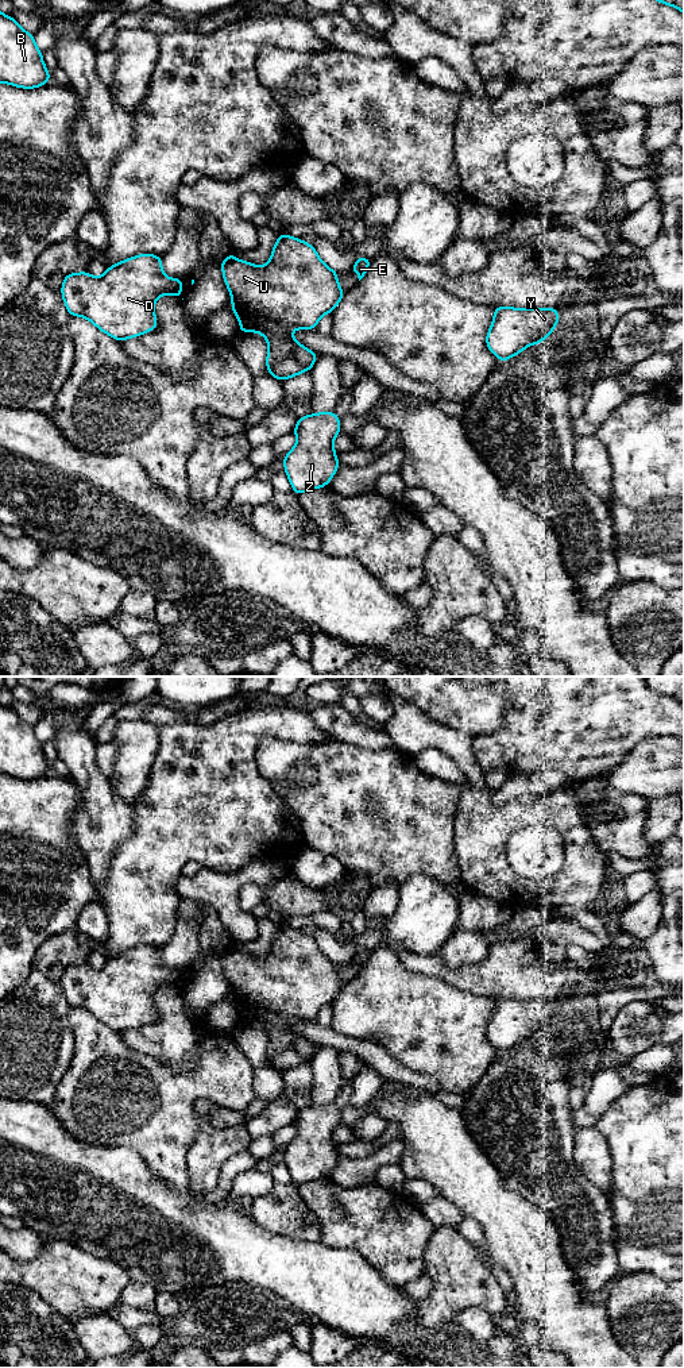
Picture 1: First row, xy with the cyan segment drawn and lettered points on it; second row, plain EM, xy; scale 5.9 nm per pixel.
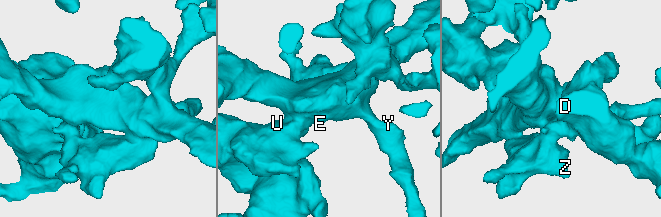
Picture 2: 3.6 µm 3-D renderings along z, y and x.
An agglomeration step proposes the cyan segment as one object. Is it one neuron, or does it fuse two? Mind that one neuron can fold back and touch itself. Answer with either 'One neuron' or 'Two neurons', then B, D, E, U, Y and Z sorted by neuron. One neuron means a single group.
One neuron. Groups: B D E U Y Z

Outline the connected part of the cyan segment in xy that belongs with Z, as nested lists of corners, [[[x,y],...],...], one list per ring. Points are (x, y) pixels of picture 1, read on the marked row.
[[[320,412],[300,417],[293,432],[297,444],[282,459],[293,493],[301,494],[329,485],[340,462],[333,440],[341,432],[340,417]]]

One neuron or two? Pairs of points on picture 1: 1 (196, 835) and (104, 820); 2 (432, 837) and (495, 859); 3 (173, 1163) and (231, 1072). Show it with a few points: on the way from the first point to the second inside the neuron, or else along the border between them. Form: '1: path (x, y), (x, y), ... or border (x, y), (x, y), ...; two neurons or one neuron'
1: border (132, 804), (134, 832), (115, 851); two neurons
2: border (455, 813), (455, 856), (460, 875); two neurons
3: path (177, 1136), (177, 1110), (204, 1083); one neuron

